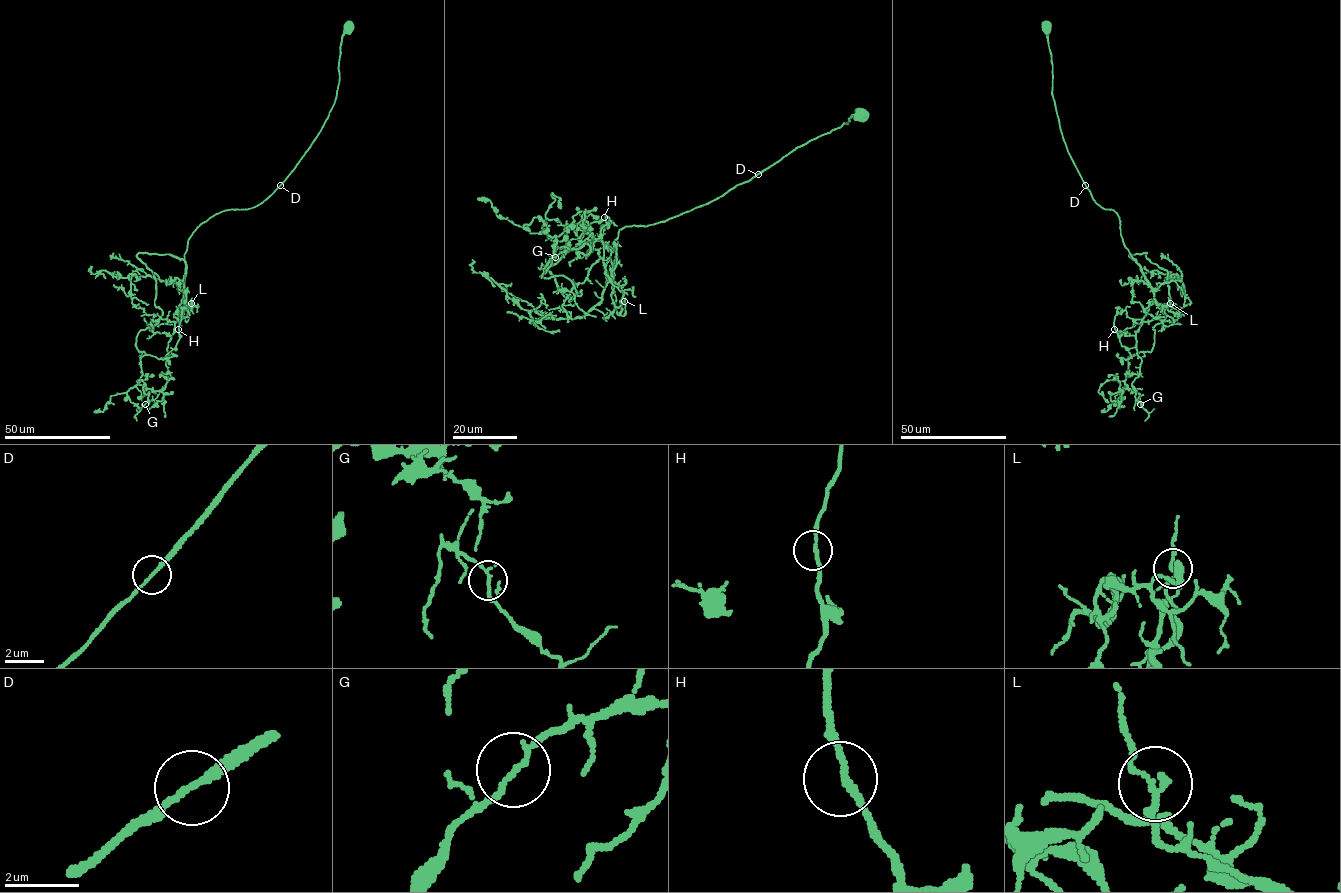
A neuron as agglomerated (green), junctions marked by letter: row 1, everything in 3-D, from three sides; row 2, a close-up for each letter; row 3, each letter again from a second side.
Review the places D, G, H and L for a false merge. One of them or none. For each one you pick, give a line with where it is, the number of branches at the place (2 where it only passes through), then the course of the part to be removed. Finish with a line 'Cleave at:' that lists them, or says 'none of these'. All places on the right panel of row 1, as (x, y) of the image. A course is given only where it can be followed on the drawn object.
Cleave at: none of these

